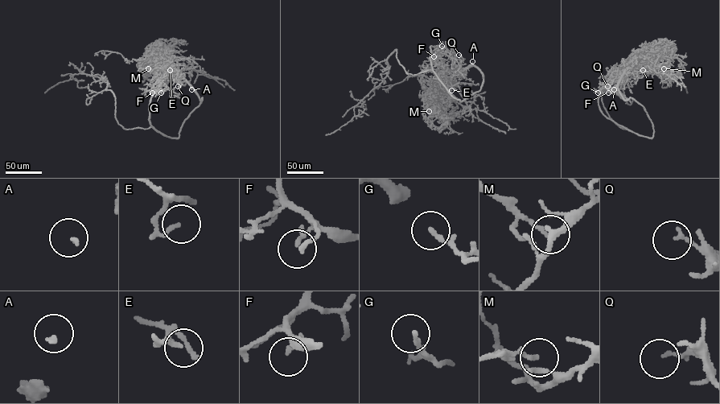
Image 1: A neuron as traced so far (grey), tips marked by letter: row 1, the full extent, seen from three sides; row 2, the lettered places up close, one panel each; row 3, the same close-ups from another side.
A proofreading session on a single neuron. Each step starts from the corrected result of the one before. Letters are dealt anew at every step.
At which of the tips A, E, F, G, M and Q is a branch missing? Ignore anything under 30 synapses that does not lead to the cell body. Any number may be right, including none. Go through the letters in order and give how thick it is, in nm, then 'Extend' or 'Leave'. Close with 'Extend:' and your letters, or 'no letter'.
A: Thickness 120 nm. Extend
E: Thickness 100 nm. Leave
F: Thickness 160 nm. Leave
G: Thickness 90 nm. Leave
M: Thickness 80 nm. Leave
Q: Thickness 140 nm. Leave
Extend: A

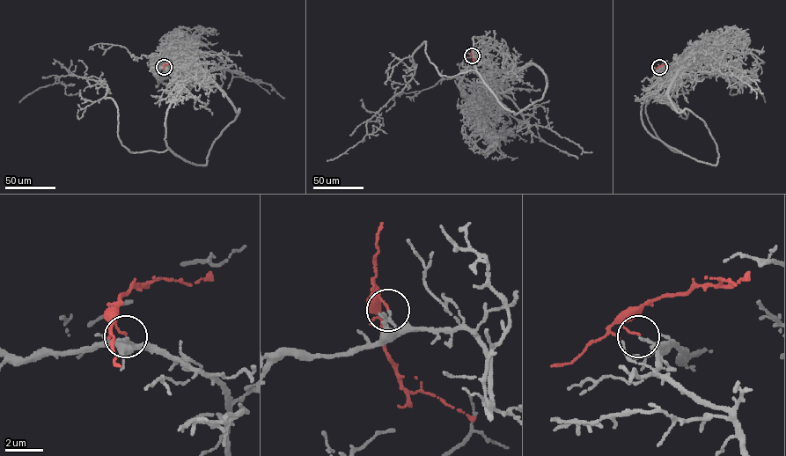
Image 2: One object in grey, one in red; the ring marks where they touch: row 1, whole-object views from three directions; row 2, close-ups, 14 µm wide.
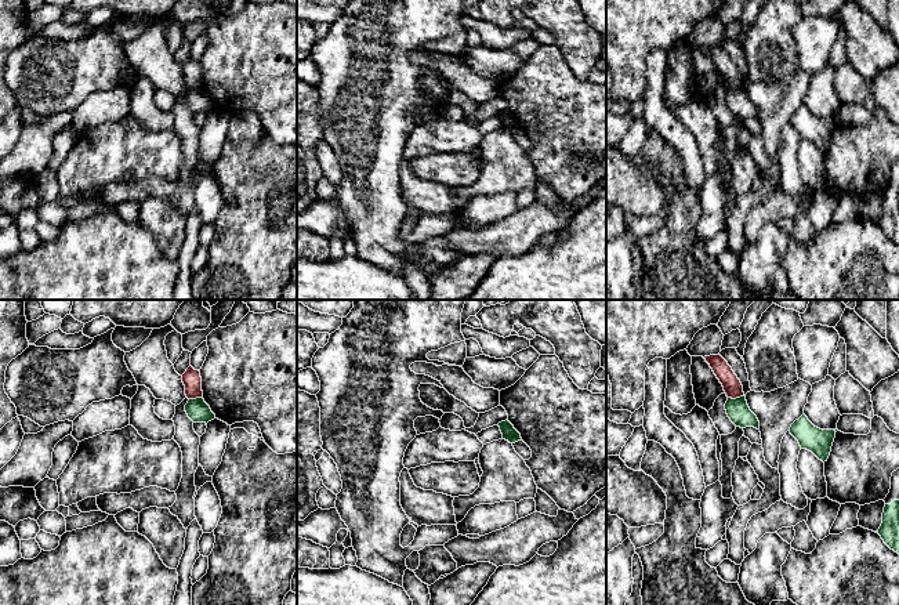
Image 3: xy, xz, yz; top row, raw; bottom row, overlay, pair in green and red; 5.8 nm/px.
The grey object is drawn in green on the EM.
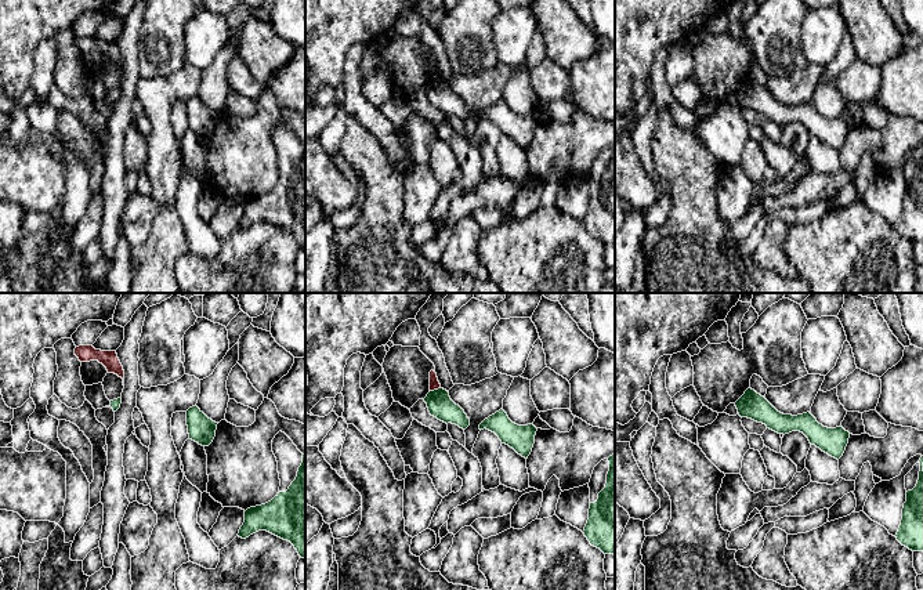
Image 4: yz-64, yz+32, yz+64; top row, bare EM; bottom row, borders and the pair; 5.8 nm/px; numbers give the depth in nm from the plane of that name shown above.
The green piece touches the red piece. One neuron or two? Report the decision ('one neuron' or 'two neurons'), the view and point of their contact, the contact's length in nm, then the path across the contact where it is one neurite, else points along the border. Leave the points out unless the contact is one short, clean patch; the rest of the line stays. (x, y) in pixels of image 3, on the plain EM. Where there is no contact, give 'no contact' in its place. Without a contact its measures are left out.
two neurons; meets green in yz at (736, 89); contact 100 nm long; border along yz (743, 84), (728, 89)

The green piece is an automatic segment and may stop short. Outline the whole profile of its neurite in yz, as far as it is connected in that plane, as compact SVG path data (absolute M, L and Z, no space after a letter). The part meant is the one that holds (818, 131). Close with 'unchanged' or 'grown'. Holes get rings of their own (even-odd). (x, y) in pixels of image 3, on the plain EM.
M802 105L789 122L798 131L801 140L812 142L823 153L827 152L835 128L834 120L820 120Z; unchanged

